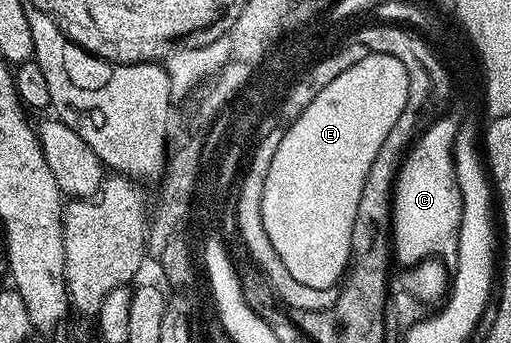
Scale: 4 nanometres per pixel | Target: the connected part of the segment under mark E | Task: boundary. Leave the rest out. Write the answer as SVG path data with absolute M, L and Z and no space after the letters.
M371 53L354 67L342 71L338 79L331 80L286 128L278 151L274 151L274 159L270 159L266 187L262 191L262 227L266 227L266 235L274 243L274 251L282 255L286 271L298 283L330 289L337 284L336 273L345 272L346 259L352 256L352 217L358 211L360 185L368 174L368 163L374 159L384 137L392 133L401 108L407 104L406 67L385 53Z

